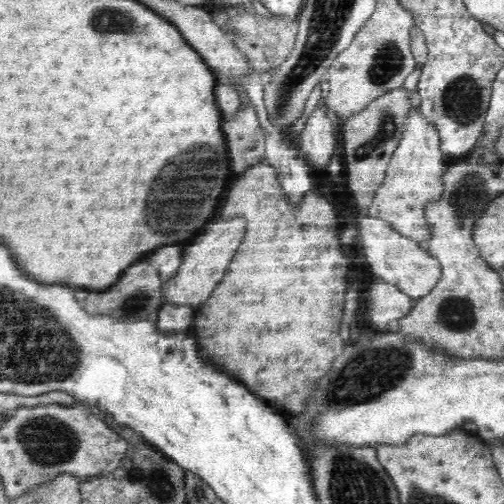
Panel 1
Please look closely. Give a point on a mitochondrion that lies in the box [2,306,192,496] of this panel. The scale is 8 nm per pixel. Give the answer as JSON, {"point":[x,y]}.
{"point":[46,442]}

